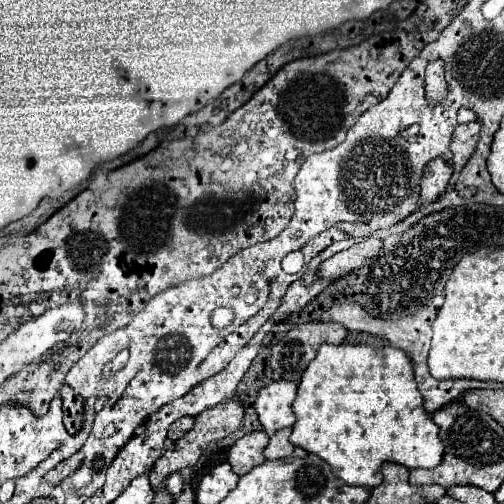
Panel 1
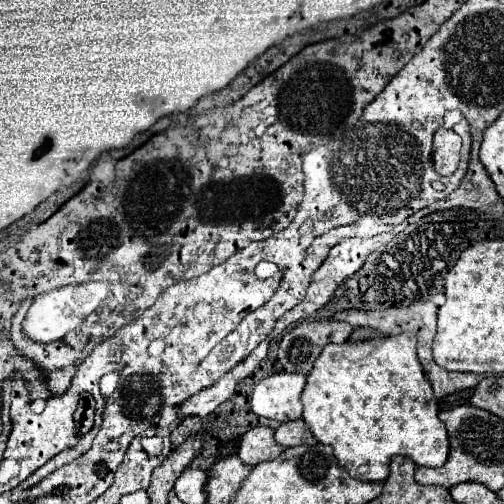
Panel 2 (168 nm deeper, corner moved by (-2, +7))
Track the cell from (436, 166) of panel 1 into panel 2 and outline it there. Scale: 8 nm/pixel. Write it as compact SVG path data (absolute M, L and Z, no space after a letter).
M438 129L434 135L434 151L432 151L432 161L434 169L440 175L452 175L458 169L460 161L460 137L450 131L450 129Z

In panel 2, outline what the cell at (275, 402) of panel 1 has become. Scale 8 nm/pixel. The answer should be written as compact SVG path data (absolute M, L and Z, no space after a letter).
M274 373L256 383L252 391L252 411L260 417L274 419L278 423L300 419L302 403L300 393L306 385L306 377L300 373Z

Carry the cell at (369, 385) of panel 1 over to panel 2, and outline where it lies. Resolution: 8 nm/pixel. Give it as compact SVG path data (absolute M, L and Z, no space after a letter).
M404 333L404 335L396 335L396 337L384 337L384 339L370 339L370 341L346 341L342 345L326 345L320 353L320 357L314 361L314 367L306 379L306 389L302 391L302 405L304 405L304 413L302 419L308 425L308 431L314 435L316 441L324 443L324 445L332 445L334 455L338 459L338 465L348 471L352 477L356 479L364 479L364 481L378 481L382 483L388 477L388 467L390 467L390 457L394 455L404 455L410 457L416 465L420 467L442 467L448 459L448 435L446 435L446 427L444 423L438 419L438 403L434 399L432 387L422 371L422 365L418 361L416 355L416 337L412 333Z

